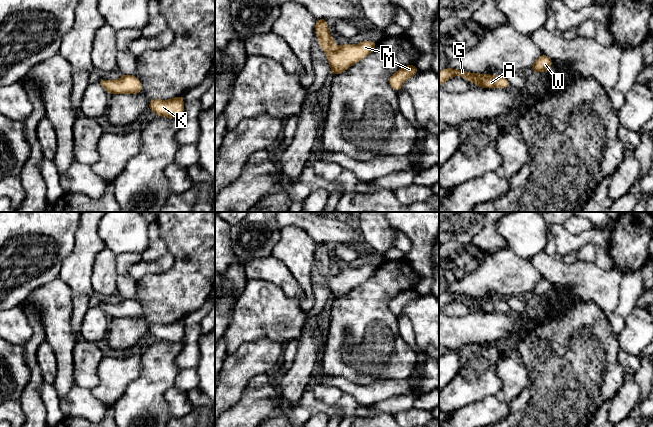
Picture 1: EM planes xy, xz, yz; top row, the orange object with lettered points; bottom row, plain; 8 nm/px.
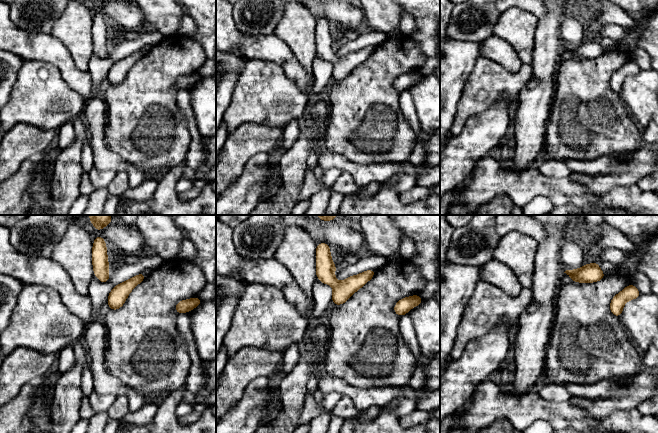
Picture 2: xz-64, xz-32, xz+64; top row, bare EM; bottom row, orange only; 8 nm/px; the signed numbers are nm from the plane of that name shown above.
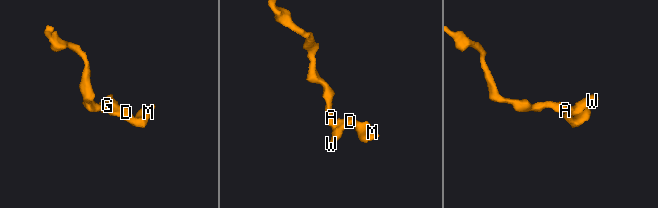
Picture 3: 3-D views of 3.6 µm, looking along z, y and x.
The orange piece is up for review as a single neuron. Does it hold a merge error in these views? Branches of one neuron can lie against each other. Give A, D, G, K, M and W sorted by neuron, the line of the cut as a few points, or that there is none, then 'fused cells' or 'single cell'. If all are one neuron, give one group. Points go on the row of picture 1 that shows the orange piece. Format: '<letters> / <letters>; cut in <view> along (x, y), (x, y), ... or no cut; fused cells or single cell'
A D G K M W; no cut; single cell

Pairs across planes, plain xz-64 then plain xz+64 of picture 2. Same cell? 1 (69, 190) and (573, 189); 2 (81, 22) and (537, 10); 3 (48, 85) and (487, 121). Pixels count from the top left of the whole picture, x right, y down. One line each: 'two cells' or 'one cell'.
1: two cells
2: two cells
3: two cells

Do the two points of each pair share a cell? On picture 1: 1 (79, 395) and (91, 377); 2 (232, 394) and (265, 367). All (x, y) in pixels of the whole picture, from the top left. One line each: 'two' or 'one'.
1: two
2: one

